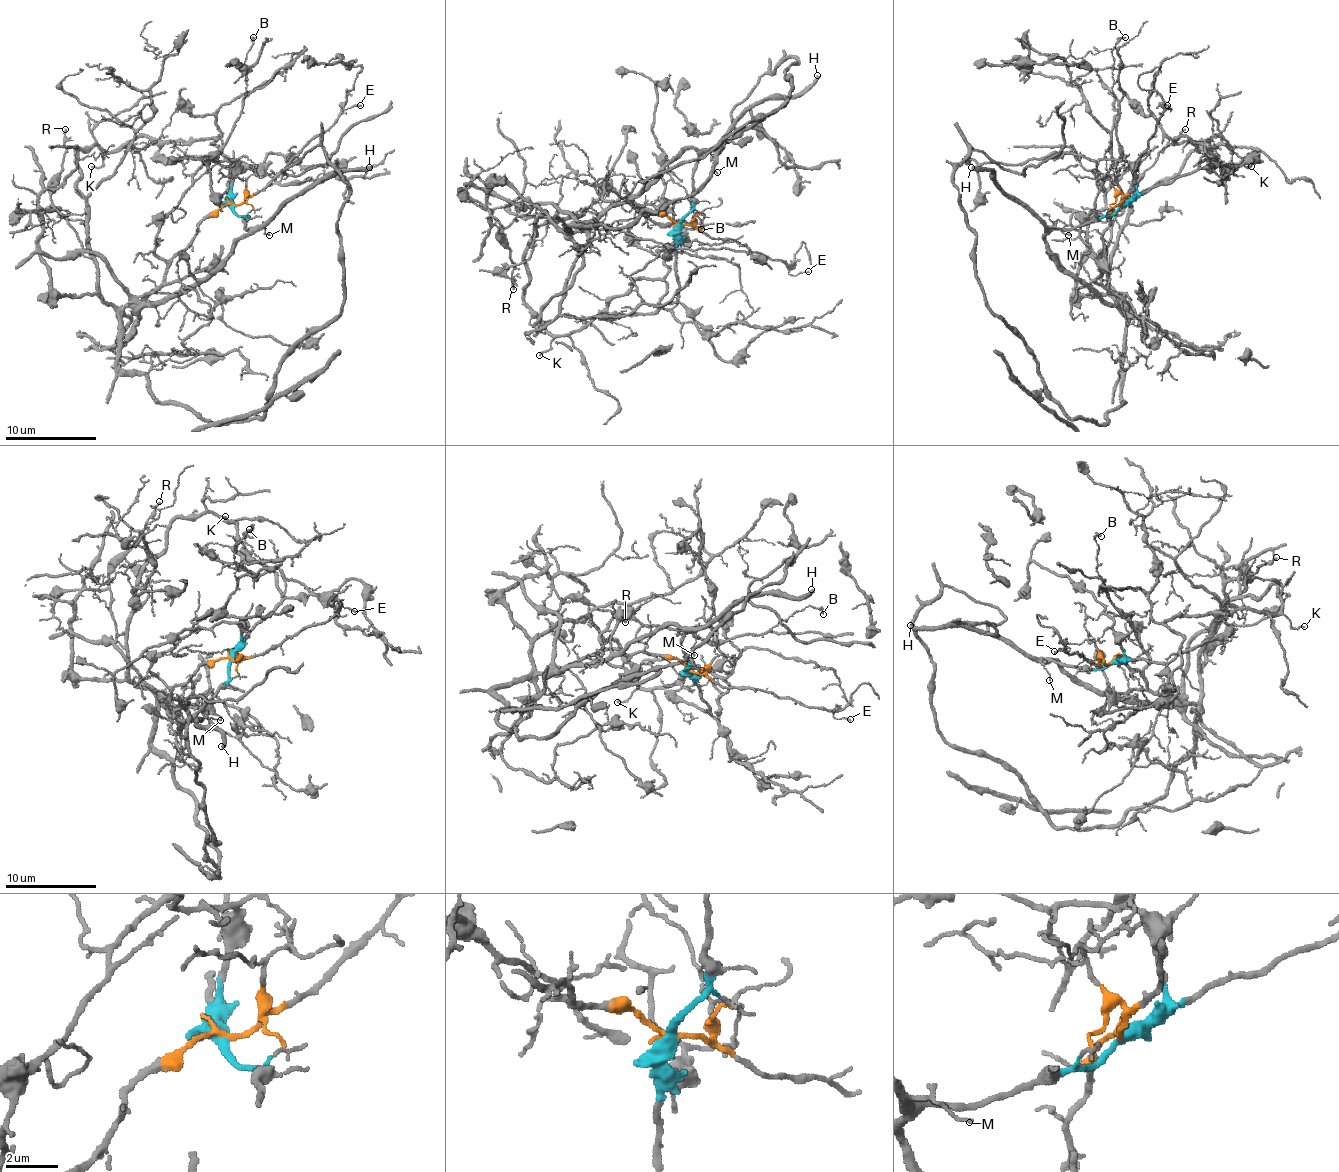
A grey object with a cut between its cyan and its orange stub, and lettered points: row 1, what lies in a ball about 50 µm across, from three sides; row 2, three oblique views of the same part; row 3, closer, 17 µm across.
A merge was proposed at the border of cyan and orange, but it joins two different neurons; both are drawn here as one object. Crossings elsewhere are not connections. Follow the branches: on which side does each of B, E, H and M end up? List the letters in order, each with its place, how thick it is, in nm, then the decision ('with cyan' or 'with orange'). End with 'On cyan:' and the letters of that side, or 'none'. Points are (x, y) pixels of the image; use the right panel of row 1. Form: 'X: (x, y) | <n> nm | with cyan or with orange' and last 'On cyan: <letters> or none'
B: (1125, 37) | 190 nm | with orange
E: (1167, 105) | 120 nm | with orange
H: (971, 167) | 340 nm | with cyan
M: (1068, 235) | 110 nm | with cyan
On cyan: H, M

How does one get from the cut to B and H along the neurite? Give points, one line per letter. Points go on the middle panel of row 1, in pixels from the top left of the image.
B: (680, 223), (609, 200), (602, 196), (605, 184), (657, 223), (689, 223), (694, 216), (701, 230)
H: (680, 223), (691, 209), (694, 164), (755, 104), (769, 97), (799, 95), (817, 75)

